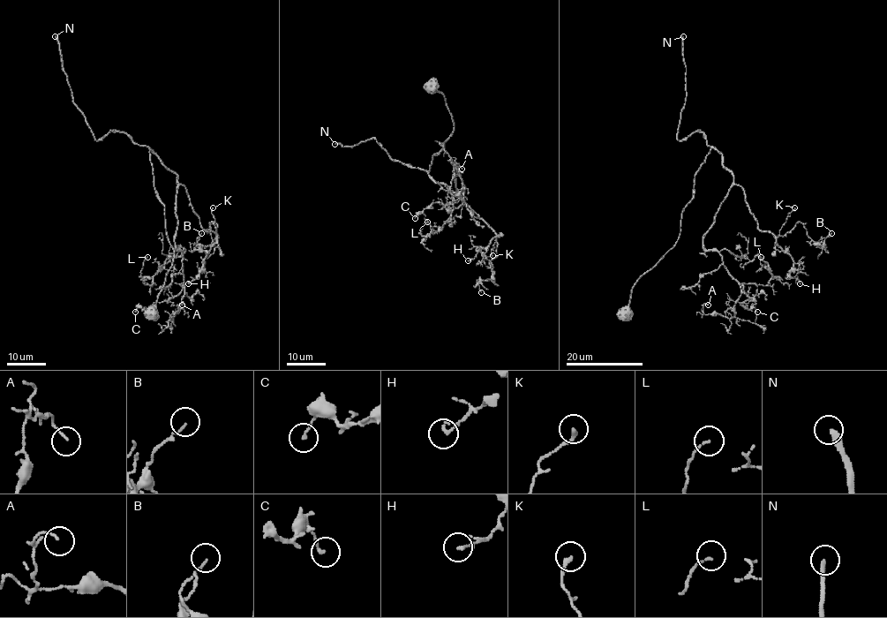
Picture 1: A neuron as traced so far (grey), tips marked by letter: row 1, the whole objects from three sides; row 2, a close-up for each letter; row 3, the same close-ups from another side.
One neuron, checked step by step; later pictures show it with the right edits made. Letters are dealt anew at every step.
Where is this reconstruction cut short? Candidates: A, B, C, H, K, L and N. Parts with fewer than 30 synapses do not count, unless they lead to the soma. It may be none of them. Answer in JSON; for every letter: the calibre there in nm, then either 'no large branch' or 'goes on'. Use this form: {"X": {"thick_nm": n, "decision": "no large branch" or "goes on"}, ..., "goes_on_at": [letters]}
{"A": {"thick_nm": 100, "decision": "no large branch"}, "B": {"thick_nm": 90, "decision": "no large branch"}, "C": {"thick_nm": 140, "decision": "no large branch"}, "H": {"thick_nm": 160, "decision": "no large branch"}, "K": {"thick_nm": 220, "decision": "no large branch"}, "L": {"thick_nm": 90, "decision": "no large branch"}, "N": {"thick_nm": 240, "decision": "goes on"}, "goes_on_at": ["N"]}

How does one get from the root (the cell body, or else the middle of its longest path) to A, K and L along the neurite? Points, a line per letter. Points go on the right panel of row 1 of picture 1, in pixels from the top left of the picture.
A: (627, 313), (715, 147), (733, 184), (703, 246), (740, 294), (731, 319), (708, 305)
K: (627, 313), (635, 282), (677, 240), (695, 174), (712, 147), (741, 187), (760, 229), (777, 237), (794, 207)
L: (627, 313), (635, 282), (677, 240), (712, 147), (733, 184), (703, 246), (757, 255), (775, 278), (761, 257)

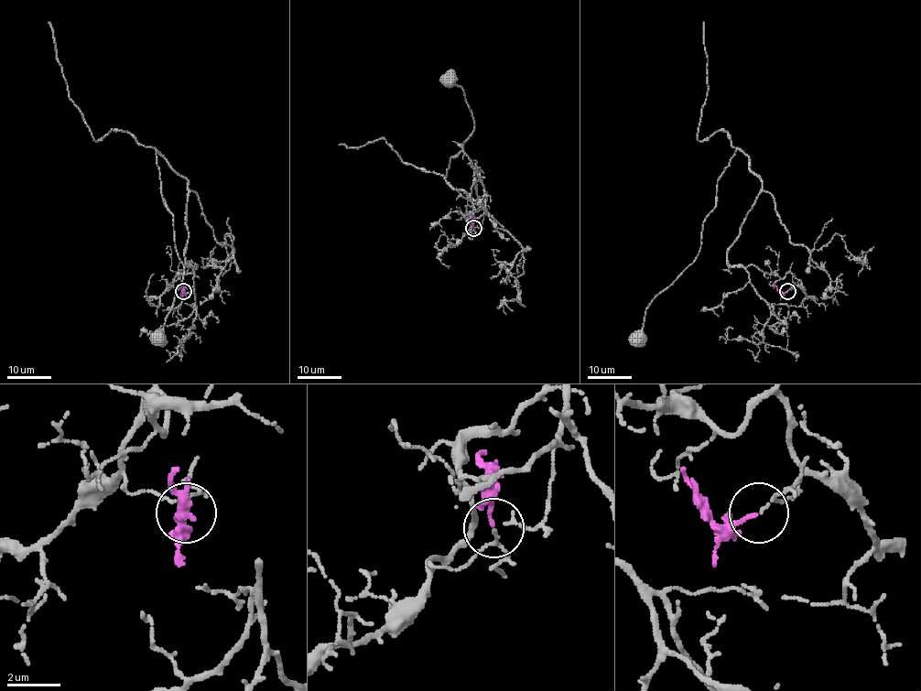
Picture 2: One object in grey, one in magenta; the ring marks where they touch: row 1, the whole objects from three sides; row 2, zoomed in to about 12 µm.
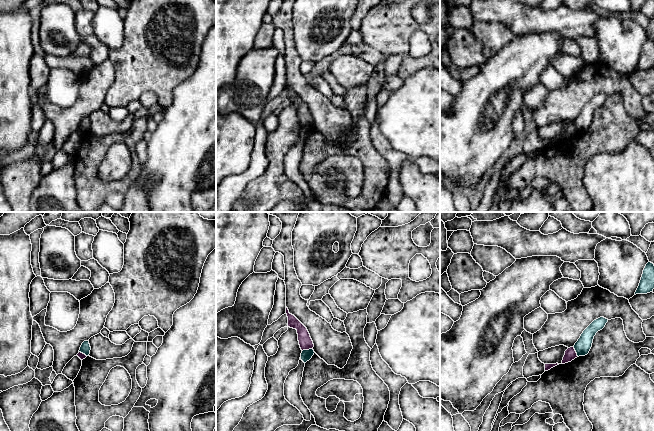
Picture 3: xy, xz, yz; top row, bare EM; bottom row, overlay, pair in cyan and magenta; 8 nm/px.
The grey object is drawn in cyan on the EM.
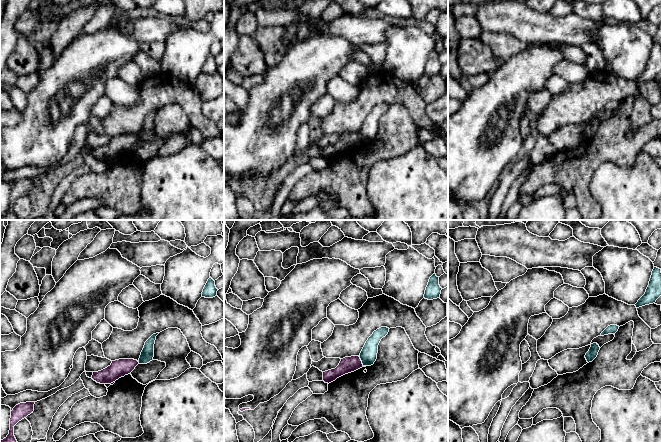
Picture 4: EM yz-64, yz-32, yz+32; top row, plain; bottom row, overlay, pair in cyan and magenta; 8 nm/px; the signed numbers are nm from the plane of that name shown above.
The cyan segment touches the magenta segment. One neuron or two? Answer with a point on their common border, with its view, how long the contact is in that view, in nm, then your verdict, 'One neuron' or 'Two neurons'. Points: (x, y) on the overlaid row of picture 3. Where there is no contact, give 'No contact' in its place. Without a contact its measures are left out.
Touches cyan at xz (307, 350). Shared border 90 nm. Two neurons

